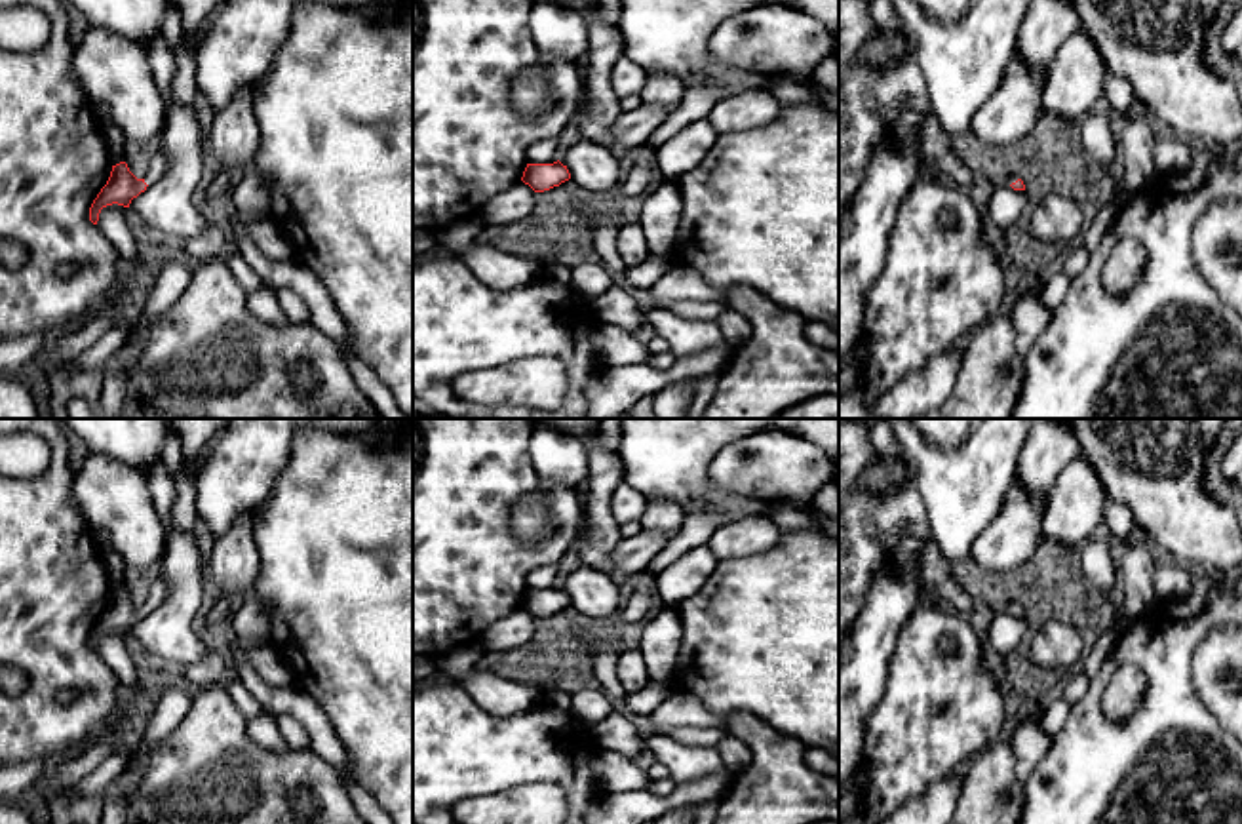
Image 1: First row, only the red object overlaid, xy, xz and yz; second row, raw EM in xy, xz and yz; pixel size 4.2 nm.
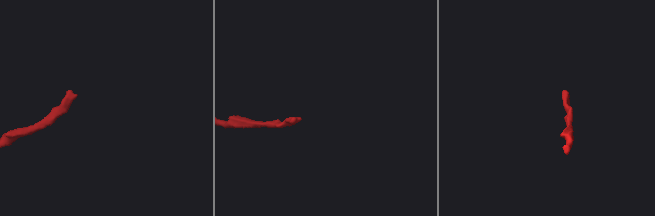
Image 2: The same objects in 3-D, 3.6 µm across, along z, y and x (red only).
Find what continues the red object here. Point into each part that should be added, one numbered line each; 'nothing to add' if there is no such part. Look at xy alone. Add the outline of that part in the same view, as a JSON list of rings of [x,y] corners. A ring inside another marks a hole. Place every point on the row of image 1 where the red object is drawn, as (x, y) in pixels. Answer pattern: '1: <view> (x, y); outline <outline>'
1: xy (156, 168); outline [[[158,152],[150,162],[150,167],[145,175],[145,183],[146,185],[156,183],[164,175],[164,169],[165,169],[165,162],[164,162],[164,156]]]

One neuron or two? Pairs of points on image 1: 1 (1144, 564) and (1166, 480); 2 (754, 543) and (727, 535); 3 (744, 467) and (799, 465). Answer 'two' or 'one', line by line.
1: two
2: one
3: one

